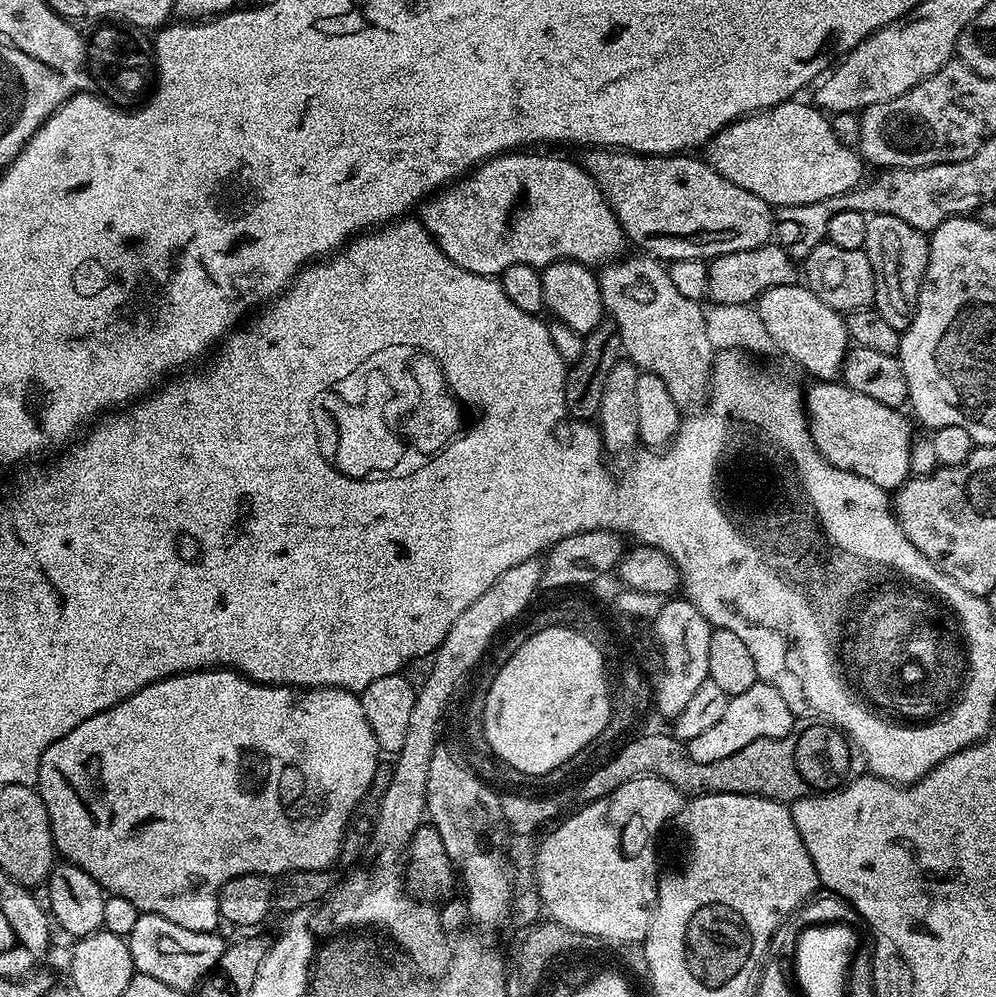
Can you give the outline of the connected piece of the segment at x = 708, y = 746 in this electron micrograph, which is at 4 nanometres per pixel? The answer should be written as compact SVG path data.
M758 682L750 690L731 697L722 718L710 730L698 734L698 738L687 741L686 747L694 762L718 762L718 758L730 758L730 754L738 754L742 746L750 746L758 738L782 738L790 734L793 723L794 713L786 706L782 694L774 686Z

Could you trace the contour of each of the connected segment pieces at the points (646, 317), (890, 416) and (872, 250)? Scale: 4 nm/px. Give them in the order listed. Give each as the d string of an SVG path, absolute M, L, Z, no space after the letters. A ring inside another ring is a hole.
M647 254L635 255L599 269L605 313L620 331L623 355L641 372L662 378L666 390L670 390L670 398L680 409L699 409L710 395L714 359L714 349L706 338L705 309L697 301L678 294L661 261Z
M816 382L806 392L806 411L812 445L820 451L828 463L835 468L847 472L856 472L866 482L874 482L874 486L885 490L895 490L910 479L910 454L914 433L908 425L909 417L903 411L882 406L882 402L874 402L874 398L866 398L866 394L858 394L858 390L850 390L842 382Z
M872 214L868 216L863 251L870 258L876 279L876 311L886 318L886 322L890 322L890 326L894 326L894 330L905 332L916 313L918 290L926 274L928 236L910 226L910 222L902 222L902 218L894 218L890 214Z

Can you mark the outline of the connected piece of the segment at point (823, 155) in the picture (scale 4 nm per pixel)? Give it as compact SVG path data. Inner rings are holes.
M800 98L784 100L773 108L753 112L750 116L741 116L733 124L727 124L717 136L708 141L706 163L715 172L722 174L722 178L734 182L734 186L742 186L742 190L750 190L750 194L758 194L758 198L762 198L770 206L789 208L813 204L860 187L865 179L865 161L851 147L843 145L834 136L831 119L821 109L808 104L803 104Z

